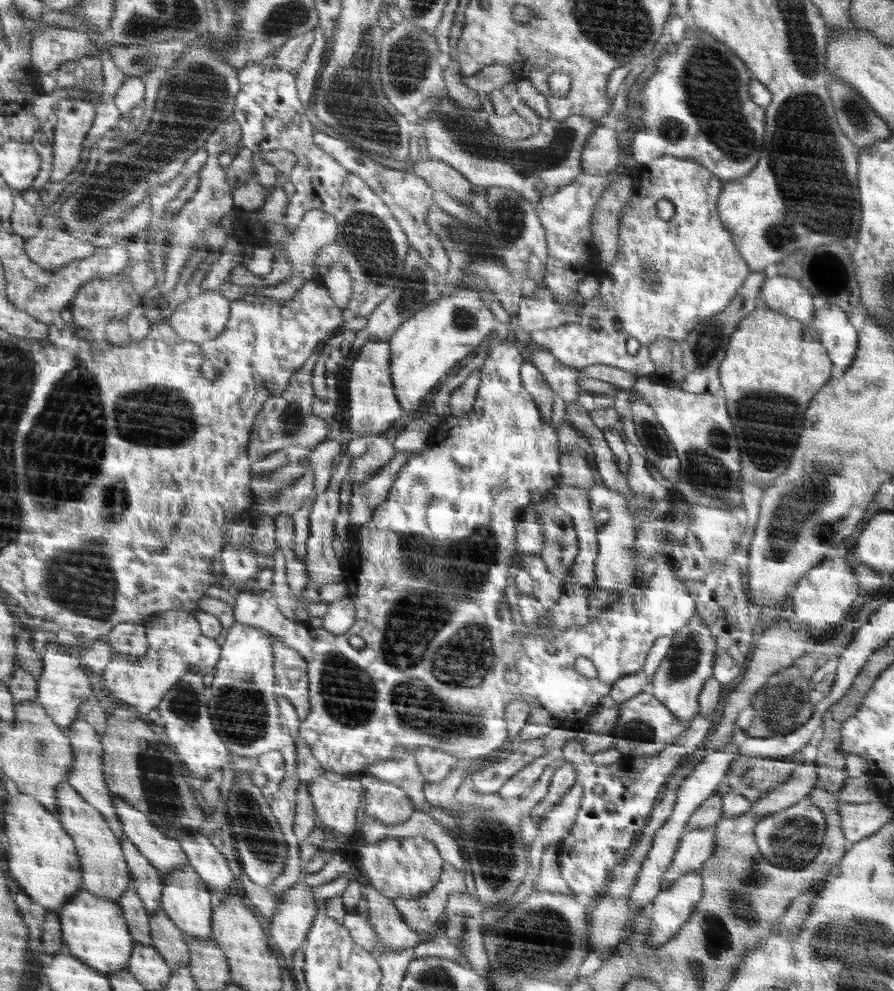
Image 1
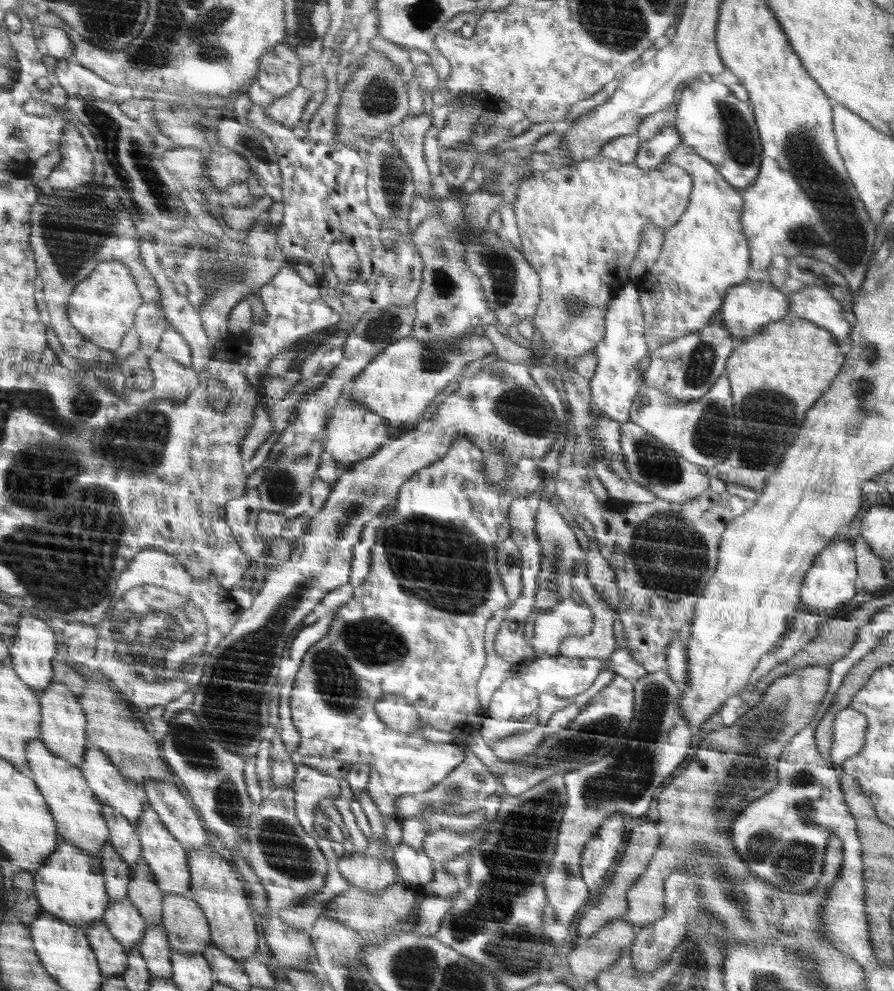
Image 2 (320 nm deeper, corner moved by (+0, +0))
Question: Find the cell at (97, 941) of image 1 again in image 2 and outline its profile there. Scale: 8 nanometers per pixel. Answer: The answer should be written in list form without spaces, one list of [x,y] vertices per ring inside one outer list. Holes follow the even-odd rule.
[[[60,839],[44,868],[34,875],[40,903],[48,914],[84,930],[104,918],[104,910],[111,898],[107,894],[102,861],[98,854],[80,850],[76,845]]]

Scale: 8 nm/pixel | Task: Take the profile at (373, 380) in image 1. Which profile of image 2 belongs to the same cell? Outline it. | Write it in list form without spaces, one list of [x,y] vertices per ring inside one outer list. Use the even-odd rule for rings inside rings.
[[[351,397],[344,405],[340,407],[337,405],[333,411],[332,421],[327,426],[328,439],[325,443],[325,452],[334,458],[337,466],[346,466],[346,471],[361,460],[374,455],[390,441],[388,434],[390,422],[368,411],[364,405],[351,400]]]

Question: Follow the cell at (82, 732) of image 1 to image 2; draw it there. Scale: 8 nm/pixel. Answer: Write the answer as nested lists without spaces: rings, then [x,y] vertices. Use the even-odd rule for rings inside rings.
[[[55,679],[49,684],[49,687],[48,690],[38,692],[43,704],[43,735],[41,738],[56,756],[69,760],[79,768],[87,750],[87,718],[84,718],[84,712],[80,704],[76,702],[76,696],[66,688],[65,684]]]

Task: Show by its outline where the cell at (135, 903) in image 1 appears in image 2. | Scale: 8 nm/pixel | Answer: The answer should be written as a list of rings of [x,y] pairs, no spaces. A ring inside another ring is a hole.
[[[109,840],[104,843],[98,855],[102,861],[103,877],[111,901],[118,902],[128,898],[128,881],[131,877],[129,864],[122,860]]]

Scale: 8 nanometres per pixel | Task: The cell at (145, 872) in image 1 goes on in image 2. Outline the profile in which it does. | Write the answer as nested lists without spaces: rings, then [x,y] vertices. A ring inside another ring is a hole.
[[[102,803],[101,811],[107,822],[109,841],[122,860],[133,867],[138,858],[142,857],[138,833],[130,821],[114,807]]]

